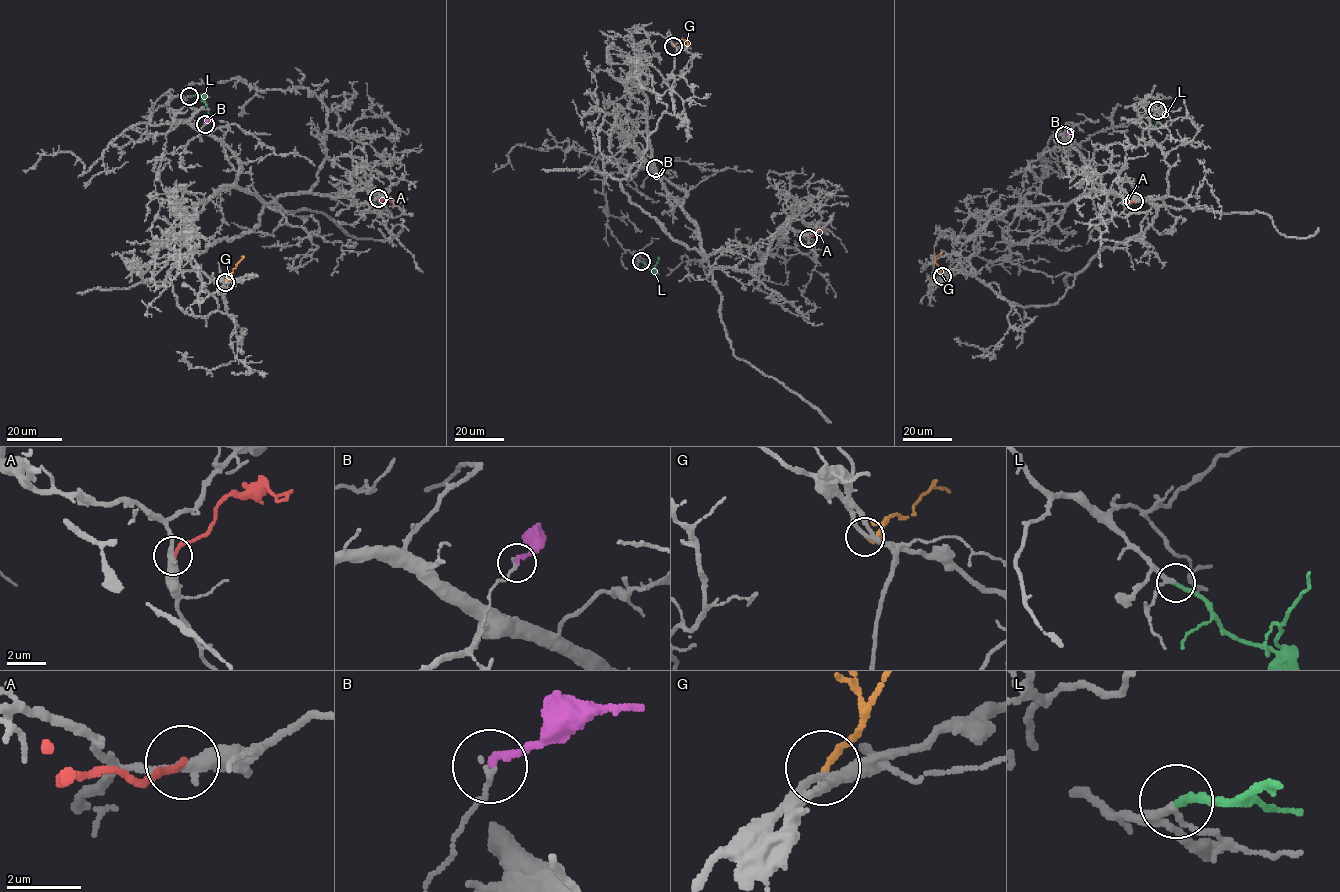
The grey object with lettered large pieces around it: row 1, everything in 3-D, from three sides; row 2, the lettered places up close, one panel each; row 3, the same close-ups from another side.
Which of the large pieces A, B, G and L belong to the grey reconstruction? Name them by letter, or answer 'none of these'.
L

